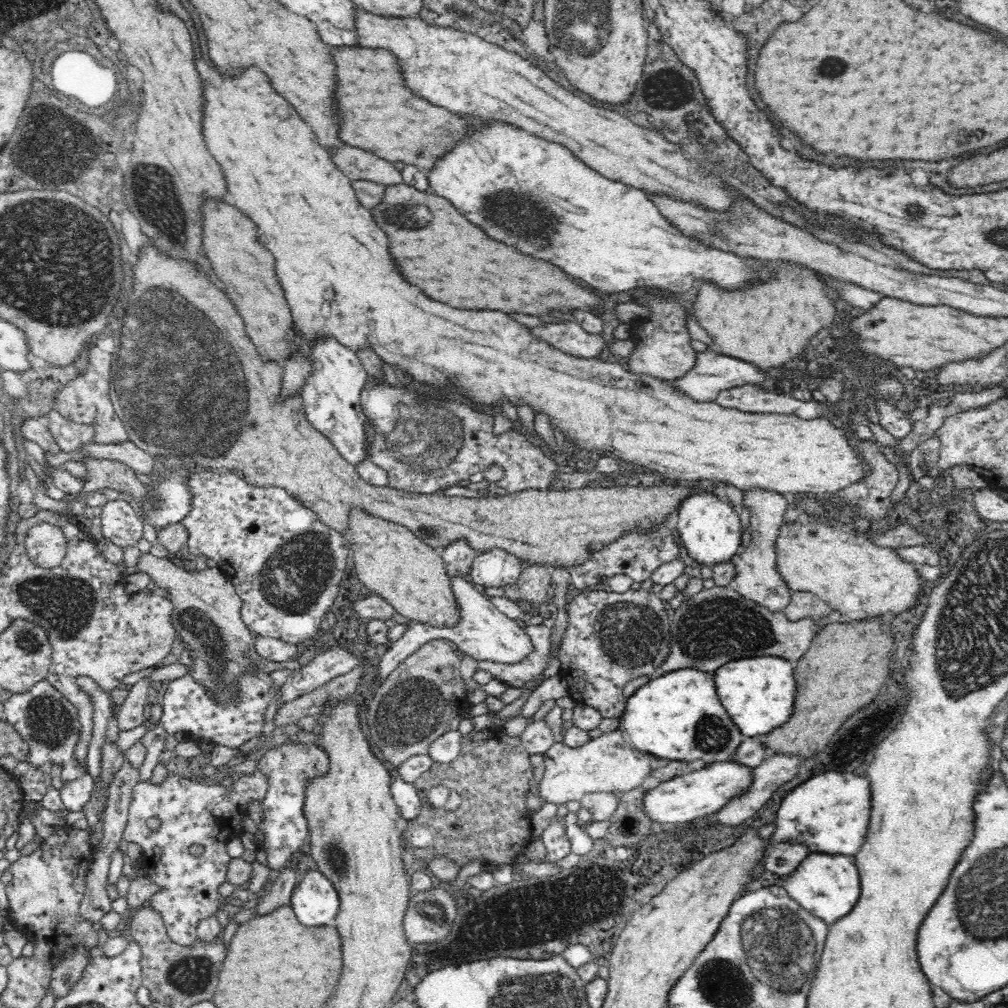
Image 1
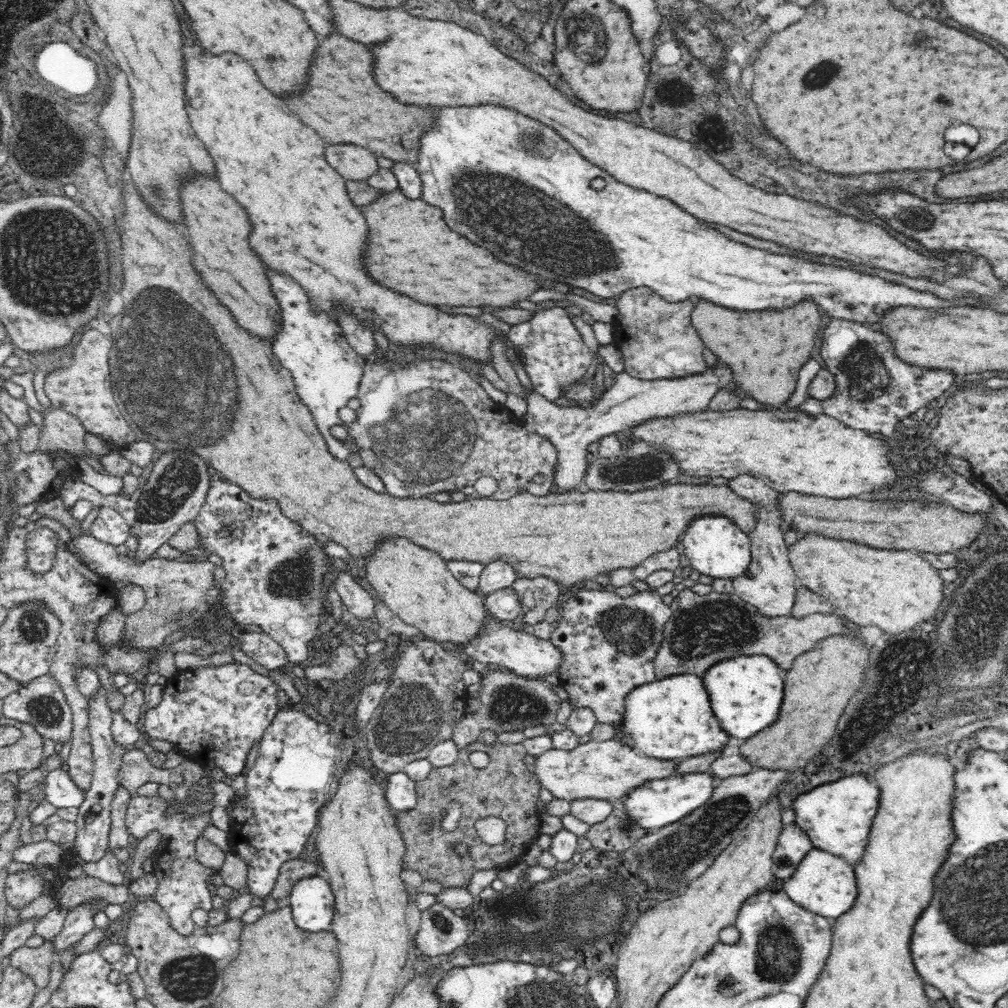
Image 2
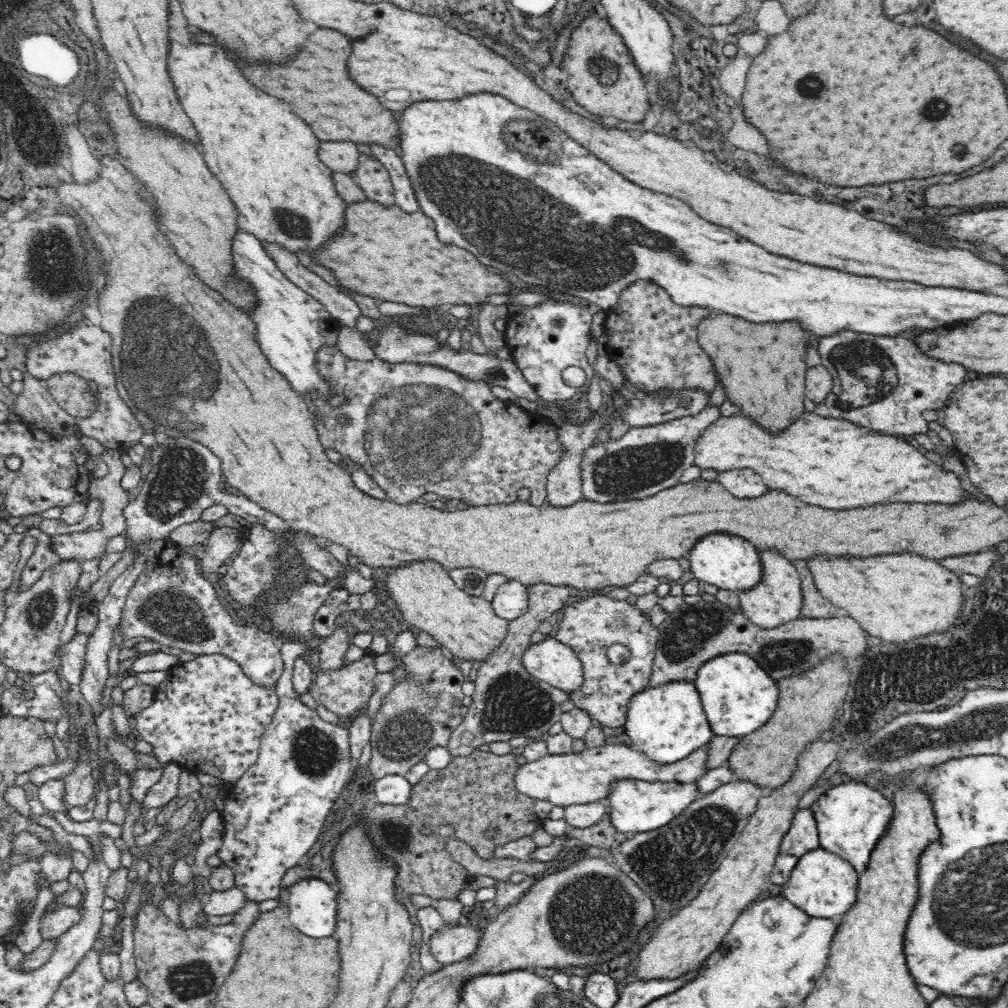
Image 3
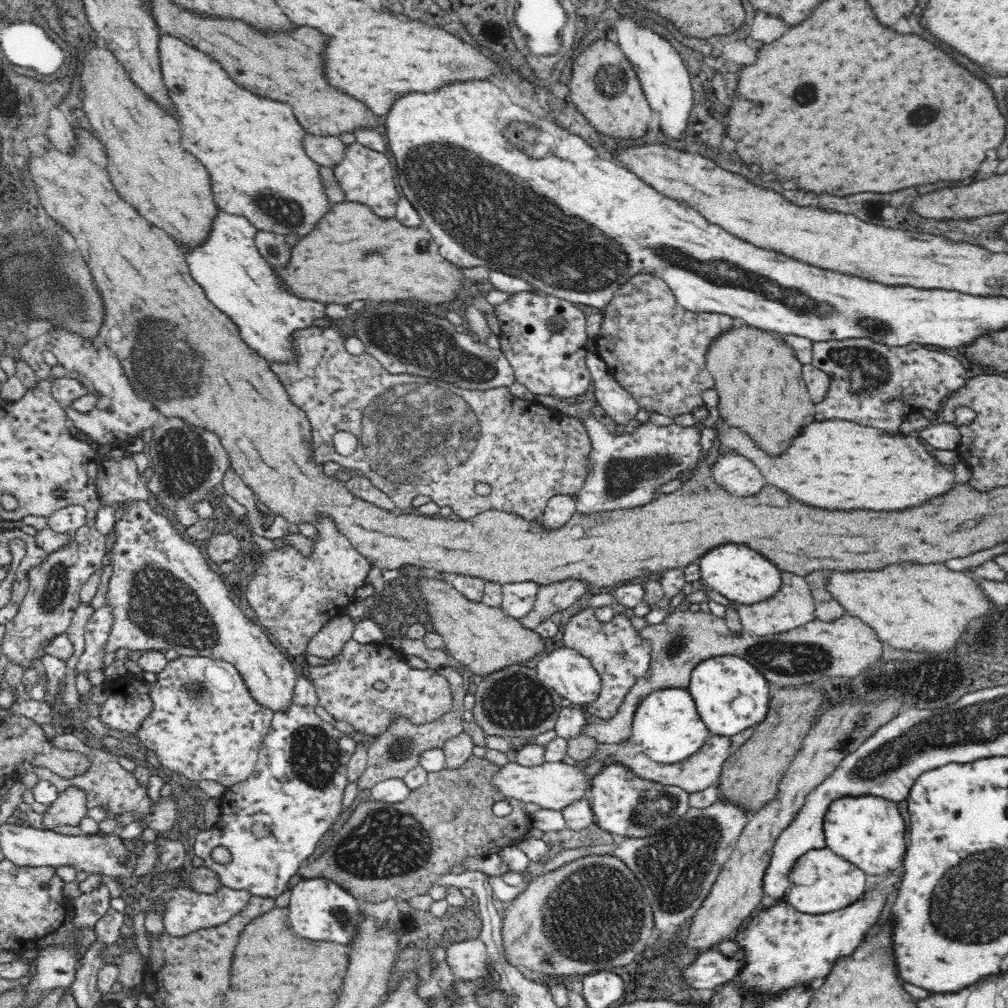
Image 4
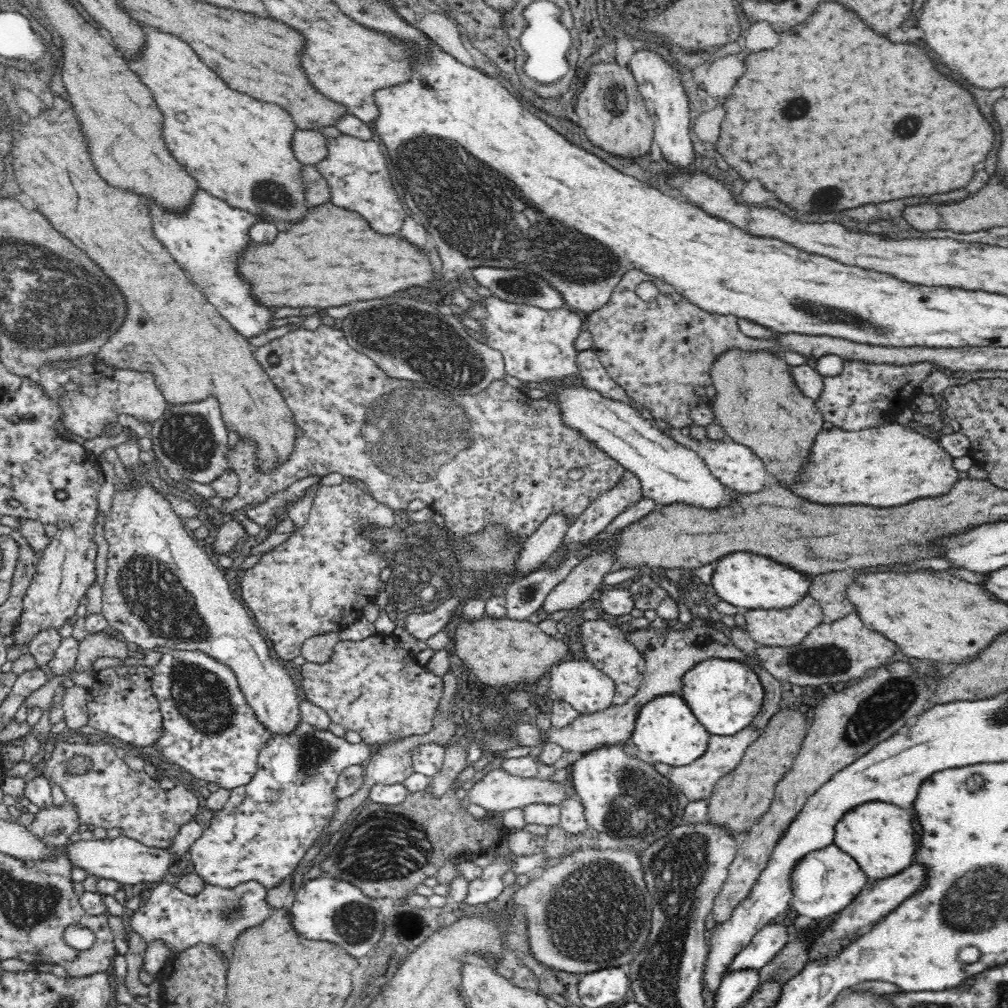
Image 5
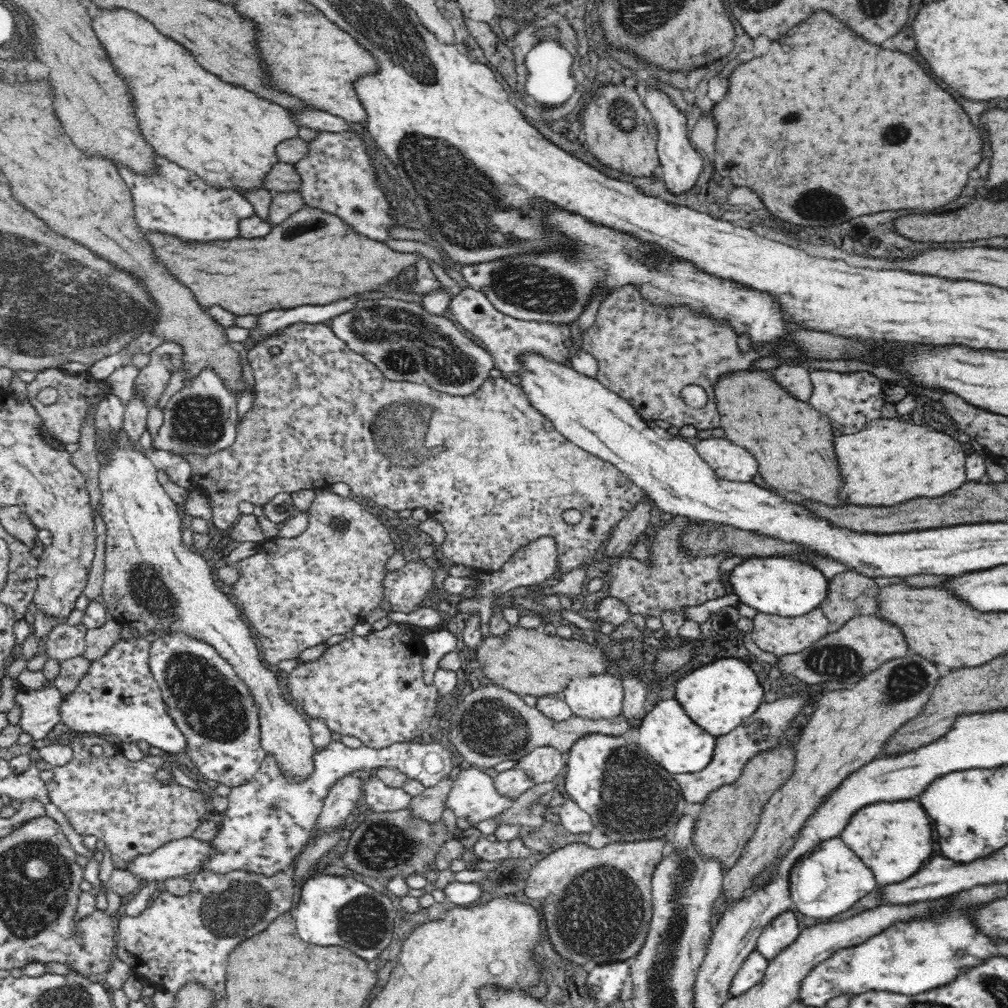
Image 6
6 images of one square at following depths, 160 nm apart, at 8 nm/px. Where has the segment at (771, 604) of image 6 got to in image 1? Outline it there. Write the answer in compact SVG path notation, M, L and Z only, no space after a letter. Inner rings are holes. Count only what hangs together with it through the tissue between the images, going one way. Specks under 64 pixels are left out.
M698 491L684 497L677 506L678 532L683 546L699 564L715 565L732 560L741 550L741 526L732 503L714 496L712 492Z

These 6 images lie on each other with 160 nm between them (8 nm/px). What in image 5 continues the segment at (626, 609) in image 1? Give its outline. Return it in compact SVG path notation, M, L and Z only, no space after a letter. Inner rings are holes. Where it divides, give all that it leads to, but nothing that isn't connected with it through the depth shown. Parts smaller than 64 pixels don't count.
M603 619L586 620L580 624L580 646L584 656L606 676L612 679L614 694L611 704L614 706L625 703L639 687L643 679L645 660L643 653L628 638L624 626L612 626Z

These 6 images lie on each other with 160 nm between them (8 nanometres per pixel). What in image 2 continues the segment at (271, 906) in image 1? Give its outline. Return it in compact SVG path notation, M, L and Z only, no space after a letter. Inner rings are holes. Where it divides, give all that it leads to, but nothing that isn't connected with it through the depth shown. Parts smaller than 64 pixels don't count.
M300 859L284 862L280 866L280 871L274 883L274 888L271 892L272 898L281 904L287 903L287 897L294 887L294 883L303 878L308 878L312 874L316 875L318 871L316 868L312 863Z

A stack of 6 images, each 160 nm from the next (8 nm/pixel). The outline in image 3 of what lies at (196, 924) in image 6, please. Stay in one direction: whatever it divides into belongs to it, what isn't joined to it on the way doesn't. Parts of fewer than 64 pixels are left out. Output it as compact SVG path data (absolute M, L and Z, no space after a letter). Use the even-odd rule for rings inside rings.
M194 888L191 893L195 893L203 900L203 911L208 916L234 914L247 903L244 893L238 888L232 888L228 891L214 891L212 894L204 894Z

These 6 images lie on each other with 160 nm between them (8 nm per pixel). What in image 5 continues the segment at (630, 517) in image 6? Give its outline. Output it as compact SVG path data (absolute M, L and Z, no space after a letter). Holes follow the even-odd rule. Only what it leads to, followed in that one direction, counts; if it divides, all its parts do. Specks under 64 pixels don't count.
M611 550L585 557L546 595L542 612L551 615L586 602L603 584L604 575L615 570L614 564Z

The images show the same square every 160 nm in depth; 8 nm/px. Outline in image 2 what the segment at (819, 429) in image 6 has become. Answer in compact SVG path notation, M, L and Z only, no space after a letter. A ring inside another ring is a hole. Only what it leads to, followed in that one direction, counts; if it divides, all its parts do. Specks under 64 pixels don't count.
M700 299L693 305L691 321L702 337L703 345L714 352L722 362L728 362L734 372L738 372L738 384L744 390L754 390L750 392L754 400L780 404L794 392L798 370L811 358L816 334L822 326L822 312L818 306L814 300L800 300L790 308L778 310L770 307L770 310L750 312L732 310L726 306L718 306L708 299Z

